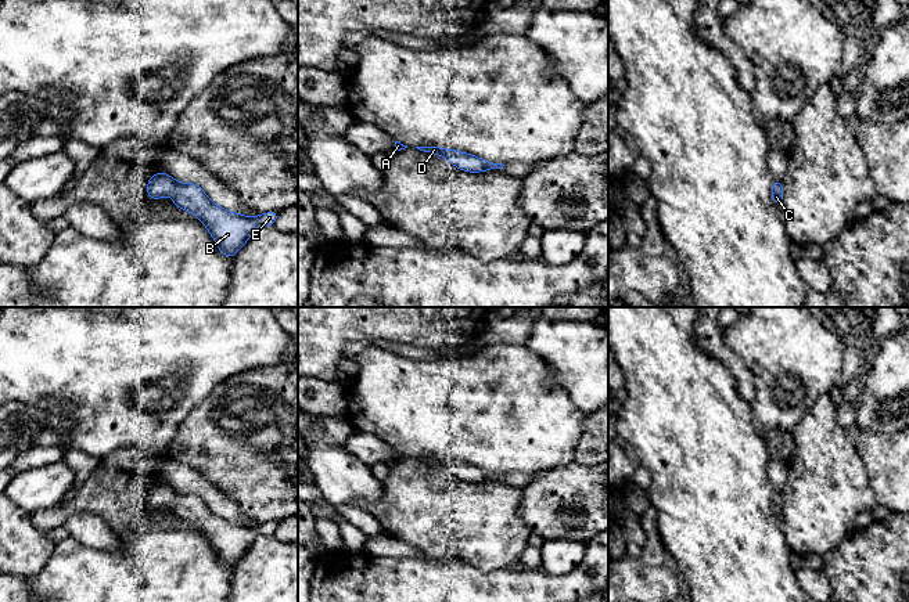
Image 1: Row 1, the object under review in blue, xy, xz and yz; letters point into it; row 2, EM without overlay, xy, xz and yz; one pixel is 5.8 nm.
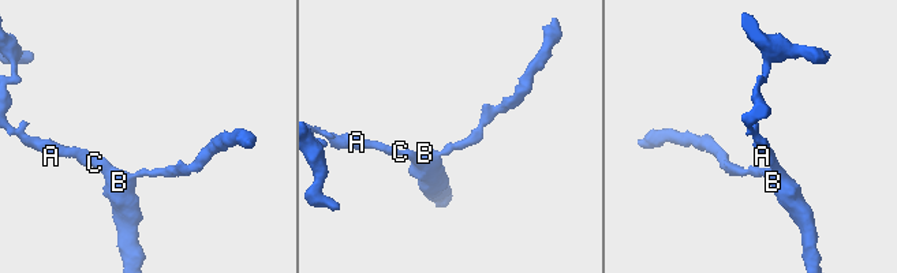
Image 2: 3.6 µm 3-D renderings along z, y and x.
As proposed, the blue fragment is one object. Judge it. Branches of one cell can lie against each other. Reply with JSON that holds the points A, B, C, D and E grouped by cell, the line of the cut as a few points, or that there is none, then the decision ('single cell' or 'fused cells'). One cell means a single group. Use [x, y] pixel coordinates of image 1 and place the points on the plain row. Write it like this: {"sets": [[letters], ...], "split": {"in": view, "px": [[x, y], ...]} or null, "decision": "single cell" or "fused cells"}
{"sets": [["A", "B", "C", "D", "E"]], "split": null, "decision": "single cell"}

